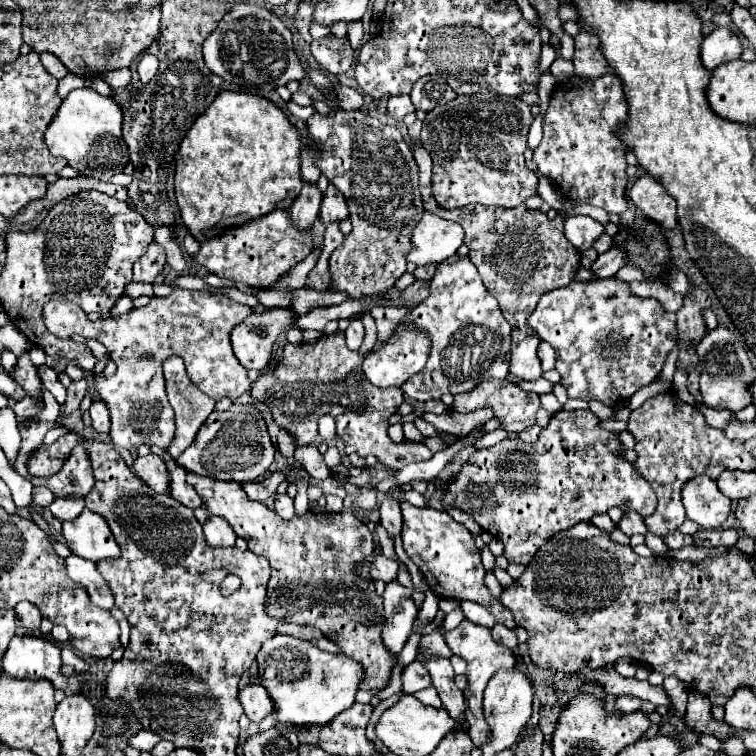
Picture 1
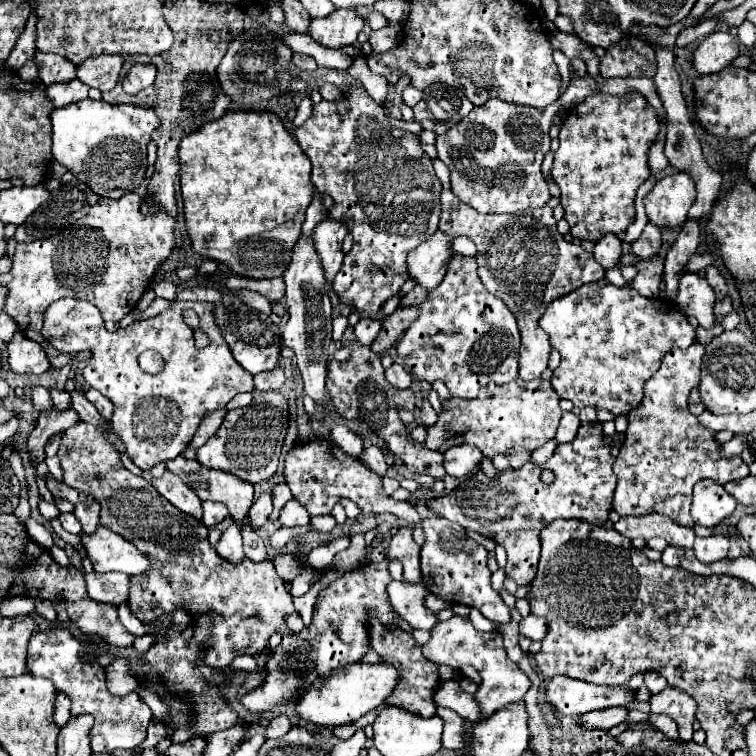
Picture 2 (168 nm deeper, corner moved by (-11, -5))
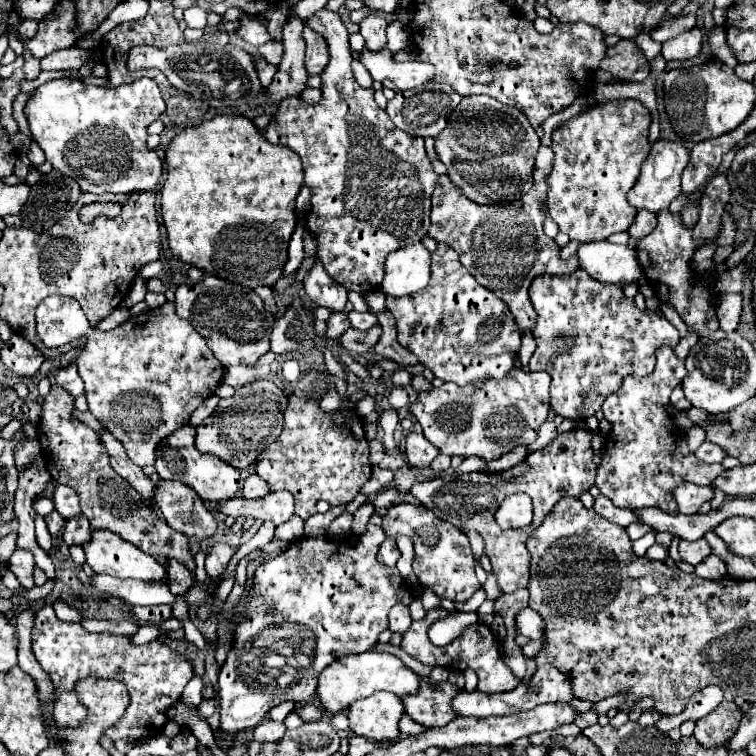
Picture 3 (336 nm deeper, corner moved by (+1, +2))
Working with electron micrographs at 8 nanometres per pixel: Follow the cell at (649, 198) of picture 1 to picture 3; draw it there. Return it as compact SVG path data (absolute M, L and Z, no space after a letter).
M656 140L652 144L650 156L646 158L646 162L642 164L642 174L638 178L638 182L634 184L634 188L628 192L628 202L638 208L638 210L650 210L650 212L660 212L664 208L670 206L670 202L682 192L680 190L680 174L688 162L688 150L678 144L678 142L670 142L670 140Z

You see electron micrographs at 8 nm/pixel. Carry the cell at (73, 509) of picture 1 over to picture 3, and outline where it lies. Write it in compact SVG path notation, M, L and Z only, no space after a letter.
M54 510L50 516L46 516L46 526L48 526L48 532L54 536L64 528L64 518Z

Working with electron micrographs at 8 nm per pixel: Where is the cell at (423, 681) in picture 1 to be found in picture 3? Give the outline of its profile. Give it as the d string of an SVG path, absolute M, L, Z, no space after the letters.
M550 664L538 666L536 674L530 680L524 680L520 686L516 686L516 690L510 692L502 692L502 694L482 694L478 690L474 692L466 692L462 690L454 700L452 706L460 716L476 716L476 718L486 718L486 716L508 716L508 714L516 714L516 712L524 712L524 710L532 710L538 704L546 704L546 702L570 702L572 700L572 686L568 682L568 676L560 670L556 670Z

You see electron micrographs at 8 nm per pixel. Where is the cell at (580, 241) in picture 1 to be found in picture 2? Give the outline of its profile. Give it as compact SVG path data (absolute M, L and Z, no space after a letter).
M606 233L604 237L600 237L600 239L594 243L594 259L596 259L604 269L616 265L616 261L618 261L620 255L622 255L620 245L622 245L622 241L618 239L618 235Z

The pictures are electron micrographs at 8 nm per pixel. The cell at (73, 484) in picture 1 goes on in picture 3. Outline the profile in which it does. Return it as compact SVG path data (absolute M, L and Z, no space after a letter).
M76 516L76 518L66 520L64 532L62 532L62 540L68 546L84 546L86 542L90 542L90 538L92 538L92 528L90 528L88 518Z

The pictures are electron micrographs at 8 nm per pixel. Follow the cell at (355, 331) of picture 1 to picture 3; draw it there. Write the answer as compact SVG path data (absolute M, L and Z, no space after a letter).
M352 310L348 314L348 318L350 318L350 324L354 328L358 328L358 330L370 330L372 326L378 324L376 314L372 314L372 312L356 312L356 310Z

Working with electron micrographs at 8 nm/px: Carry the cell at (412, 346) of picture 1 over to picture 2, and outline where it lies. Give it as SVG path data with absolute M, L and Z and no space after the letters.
M394 363L390 369L386 369L384 377L394 389L408 389L412 383L412 375L398 363Z

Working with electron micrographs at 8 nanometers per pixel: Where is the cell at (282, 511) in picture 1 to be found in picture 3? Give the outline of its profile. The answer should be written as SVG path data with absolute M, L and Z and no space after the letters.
M270 492L262 498L248 500L248 498L232 498L228 500L222 510L224 516L242 516L242 518L260 518L270 520L276 526L290 520L294 514L294 498L288 492Z

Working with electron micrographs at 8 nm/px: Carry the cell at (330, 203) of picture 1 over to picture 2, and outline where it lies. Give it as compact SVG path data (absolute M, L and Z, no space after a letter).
M326 217L324 221L320 221L314 229L316 233L316 249L320 253L322 265L324 265L324 273L326 279L334 279L334 275L340 271L344 253L342 253L342 239L348 233L348 227L344 221Z

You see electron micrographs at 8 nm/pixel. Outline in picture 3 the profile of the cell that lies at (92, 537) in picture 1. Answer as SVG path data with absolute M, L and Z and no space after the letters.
M94 530L92 542L84 546L86 562L96 574L110 574L116 578L136 578L144 582L164 582L166 580L166 568L150 554L142 552L140 548L132 546L130 542L122 540L118 534L112 534L110 530Z

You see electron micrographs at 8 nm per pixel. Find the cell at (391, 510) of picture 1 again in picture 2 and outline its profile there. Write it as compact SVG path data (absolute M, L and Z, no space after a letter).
M398 527L398 533L390 539L390 553L388 559L400 559L404 565L404 579L408 583L420 583L420 547L412 537L410 527Z

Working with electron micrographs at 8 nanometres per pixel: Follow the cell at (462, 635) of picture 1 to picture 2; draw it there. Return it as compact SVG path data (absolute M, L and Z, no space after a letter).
M454 615L448 621L440 621L432 629L430 641L426 645L422 645L422 653L428 661L450 666L456 670L465 665L476 667L476 671L482 677L482 683L480 683L474 699L480 705L484 719L488 719L502 705L522 699L522 693L526 693L530 689L530 679L526 677L526 673L506 657L506 651L502 645L502 635L498 631L492 631L492 633L476 631L468 617Z

